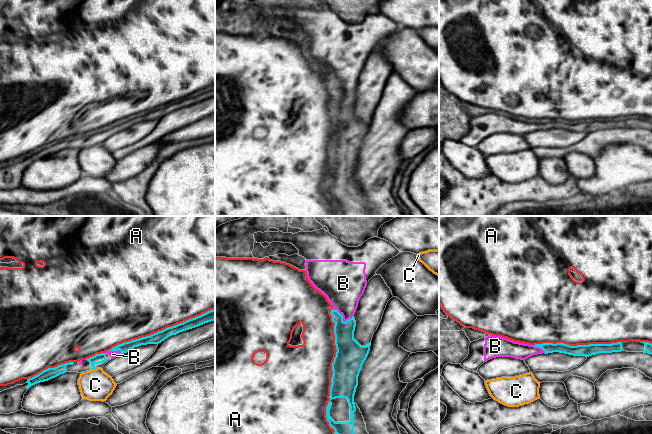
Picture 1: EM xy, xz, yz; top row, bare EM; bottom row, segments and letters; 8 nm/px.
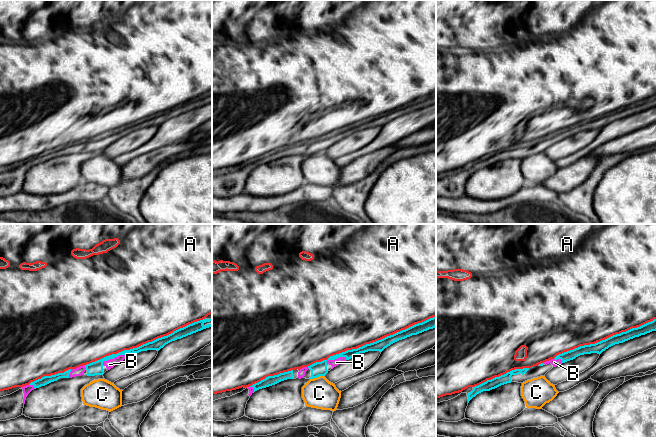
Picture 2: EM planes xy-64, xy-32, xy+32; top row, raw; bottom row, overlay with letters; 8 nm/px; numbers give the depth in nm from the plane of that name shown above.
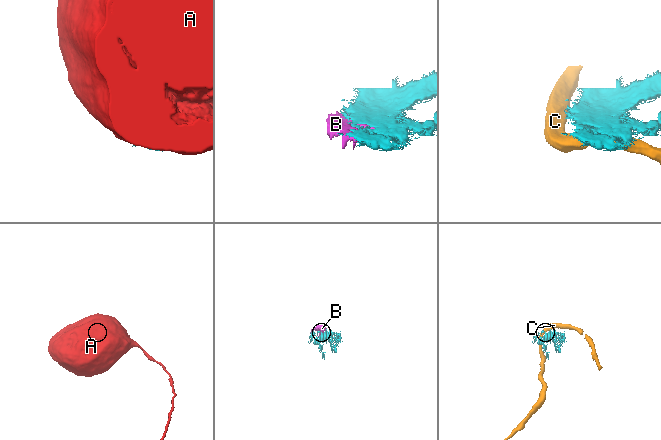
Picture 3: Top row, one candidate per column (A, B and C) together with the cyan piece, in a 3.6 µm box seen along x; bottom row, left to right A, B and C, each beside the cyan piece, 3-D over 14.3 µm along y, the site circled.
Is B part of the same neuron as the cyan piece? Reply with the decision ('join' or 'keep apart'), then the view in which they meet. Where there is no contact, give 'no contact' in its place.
join | xz

